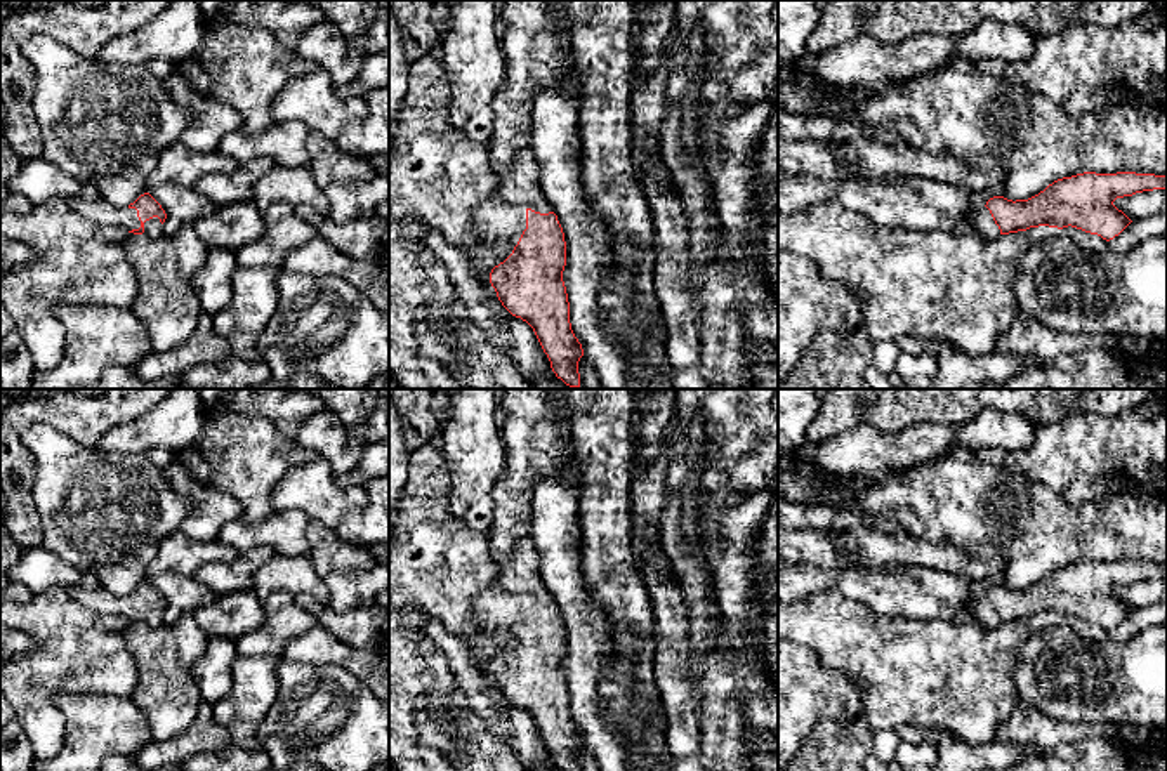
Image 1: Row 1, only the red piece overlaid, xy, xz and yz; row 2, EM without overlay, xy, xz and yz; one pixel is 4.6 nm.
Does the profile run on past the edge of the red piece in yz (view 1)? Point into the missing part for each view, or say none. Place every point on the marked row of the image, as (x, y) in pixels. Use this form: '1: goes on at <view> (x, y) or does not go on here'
1: goes on at yz (982, 221)

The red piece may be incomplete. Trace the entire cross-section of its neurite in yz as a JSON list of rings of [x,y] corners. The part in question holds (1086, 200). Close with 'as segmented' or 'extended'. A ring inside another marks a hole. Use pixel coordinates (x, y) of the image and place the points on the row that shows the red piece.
[[[1084,172],[1058,179],[1028,200],[993,196],[971,215],[971,224],[976,234],[990,238],[1038,226],[1071,226],[1110,241],[1132,222],[1113,201],[1153,189],[1167,191],[1167,175]]]; extended

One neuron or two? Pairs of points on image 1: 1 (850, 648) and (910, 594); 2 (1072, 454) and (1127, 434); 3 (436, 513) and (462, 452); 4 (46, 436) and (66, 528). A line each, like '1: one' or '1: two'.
1: two
2: one
3: two
4: one

